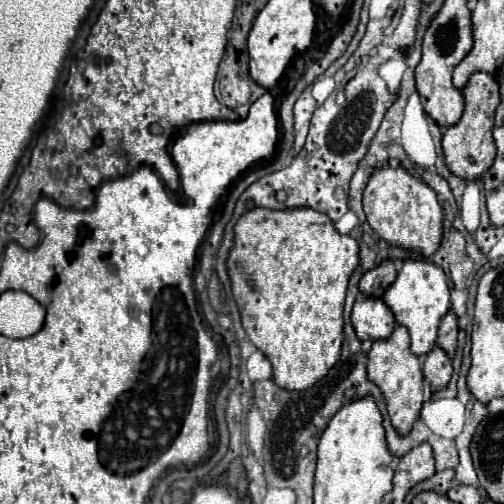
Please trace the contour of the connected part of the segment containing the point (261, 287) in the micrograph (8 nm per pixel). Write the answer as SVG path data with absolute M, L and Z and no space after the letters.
M255 207L237 219L233 231L235 241L227 257L227 273L243 329L253 345L271 361L275 383L287 391L303 391L323 379L341 357L343 303L349 277L359 265L359 243L351 235L341 235L325 213L309 207Z

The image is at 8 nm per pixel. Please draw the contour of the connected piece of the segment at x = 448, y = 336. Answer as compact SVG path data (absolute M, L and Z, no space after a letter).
M449 311L439 327L439 335L437 335L437 347L443 349L449 359L455 357L455 349L457 349L457 317Z

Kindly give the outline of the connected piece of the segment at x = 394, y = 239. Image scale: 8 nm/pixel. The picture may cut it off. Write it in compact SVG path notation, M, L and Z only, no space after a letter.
M383 165L375 169L363 193L363 209L371 229L389 245L415 251L423 257L431 257L441 245L443 211L437 201L437 193L419 177L407 173L403 167L391 169Z

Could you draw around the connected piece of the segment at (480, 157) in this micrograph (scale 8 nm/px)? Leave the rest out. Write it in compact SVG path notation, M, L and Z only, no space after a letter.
M475 73L467 87L463 89L463 97L465 97L465 111L463 117L457 125L447 127L445 135L443 135L443 153L445 153L445 165L447 169L469 181L469 177L479 179L483 173L489 171L489 167L493 165L495 159L495 143L491 137L493 131L493 123L495 123L495 109L499 105L499 85L495 75L489 73Z

